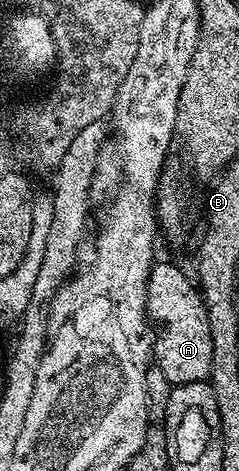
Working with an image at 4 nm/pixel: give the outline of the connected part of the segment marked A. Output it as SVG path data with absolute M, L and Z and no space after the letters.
M157 261L149 271L147 293L147 314L156 326L161 326L155 331L155 366L163 369L170 385L208 380L212 369L211 325L198 284L175 264Z

